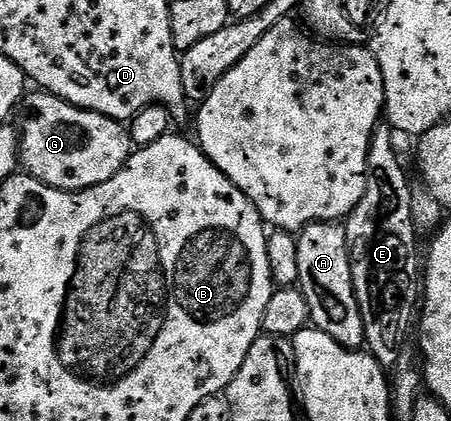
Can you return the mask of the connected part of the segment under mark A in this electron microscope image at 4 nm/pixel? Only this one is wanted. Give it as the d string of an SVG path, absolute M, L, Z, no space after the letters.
M315 221L300 229L297 234L297 271L299 272L298 289L309 303L310 324L325 331L341 347L362 350L365 345L365 323L361 323L361 307L357 307L357 295L353 291L351 274L351 252L347 246L347 230L342 224L333 221Z

